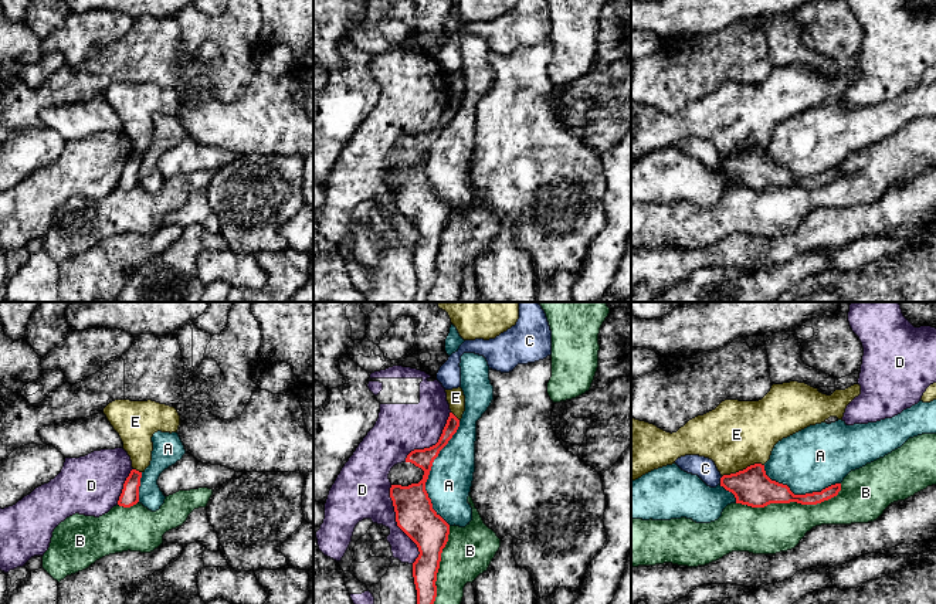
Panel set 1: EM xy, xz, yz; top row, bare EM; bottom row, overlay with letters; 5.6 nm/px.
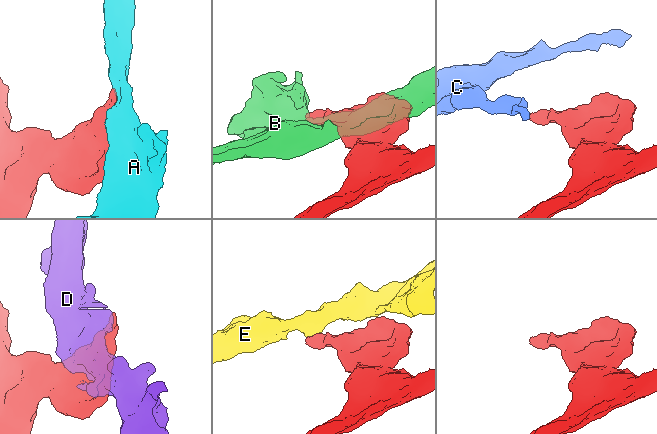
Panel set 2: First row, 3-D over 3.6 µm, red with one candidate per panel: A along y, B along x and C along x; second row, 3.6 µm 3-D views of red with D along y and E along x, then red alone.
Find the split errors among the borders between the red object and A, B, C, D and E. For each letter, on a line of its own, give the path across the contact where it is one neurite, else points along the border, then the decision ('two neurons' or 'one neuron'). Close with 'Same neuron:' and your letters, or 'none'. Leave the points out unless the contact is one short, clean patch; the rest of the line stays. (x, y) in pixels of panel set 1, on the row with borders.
A: two neurons
B: two neurons
C: border along yz (722, 477), (719, 482); two neurons
D: two neurons
E: border along yz (763, 464), (750, 464), (722, 477); two neurons
Same neuron: none

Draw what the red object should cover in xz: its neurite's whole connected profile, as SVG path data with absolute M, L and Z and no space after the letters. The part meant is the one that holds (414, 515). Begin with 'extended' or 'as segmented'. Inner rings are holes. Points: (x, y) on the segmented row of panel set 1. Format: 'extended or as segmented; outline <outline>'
as segmented; outline M450 413L438 442L430 448L414 449L406 458L406 462L411 462L424 471L423 479L408 486L391 485L390 488L397 526L417 544L420 552L413 563L417 604L434 604L435 601L437 573L450 535L450 525L433 509L425 482L434 459L458 427L459 420Z

